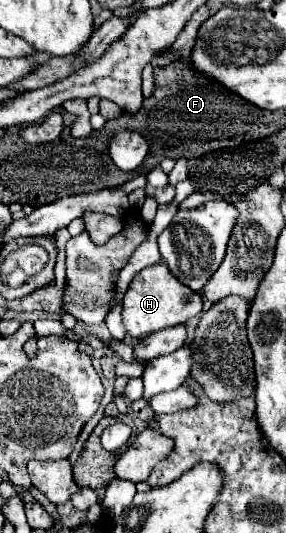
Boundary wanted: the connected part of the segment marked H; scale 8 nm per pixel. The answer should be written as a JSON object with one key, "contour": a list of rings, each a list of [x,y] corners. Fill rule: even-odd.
{"contour":[[[164,262],[152,264],[148,268],[142,268],[130,282],[128,290],[124,292],[122,300],[122,324],[126,332],[134,338],[152,334],[156,330],[186,324],[190,318],[202,312],[202,300],[200,294],[192,292],[190,288],[184,288],[170,272]]]}

